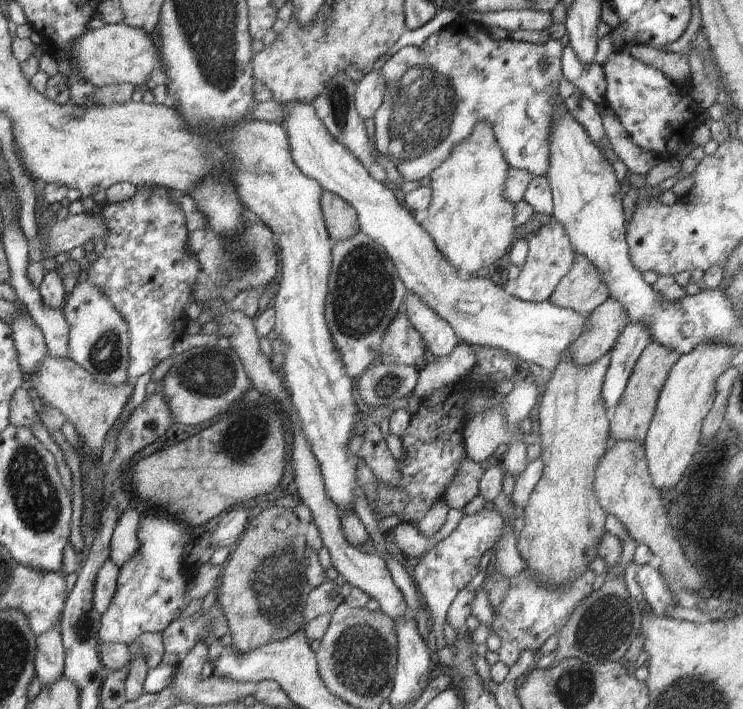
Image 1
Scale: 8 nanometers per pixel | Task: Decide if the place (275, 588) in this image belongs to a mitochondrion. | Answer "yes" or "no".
yes

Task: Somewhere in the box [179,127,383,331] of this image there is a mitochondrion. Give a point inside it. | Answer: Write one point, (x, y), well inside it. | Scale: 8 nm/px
(242, 258)

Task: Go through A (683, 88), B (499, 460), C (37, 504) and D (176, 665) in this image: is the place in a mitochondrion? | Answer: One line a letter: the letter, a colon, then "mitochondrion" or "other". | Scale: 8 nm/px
A: other
B: other
C: mitochondrion
D: other

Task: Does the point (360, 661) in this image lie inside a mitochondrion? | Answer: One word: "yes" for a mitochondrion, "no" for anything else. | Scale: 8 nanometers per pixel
yes

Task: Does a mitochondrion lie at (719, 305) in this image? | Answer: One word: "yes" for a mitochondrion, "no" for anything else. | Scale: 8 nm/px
no

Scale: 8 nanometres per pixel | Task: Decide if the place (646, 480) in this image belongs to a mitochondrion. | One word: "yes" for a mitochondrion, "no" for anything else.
no

